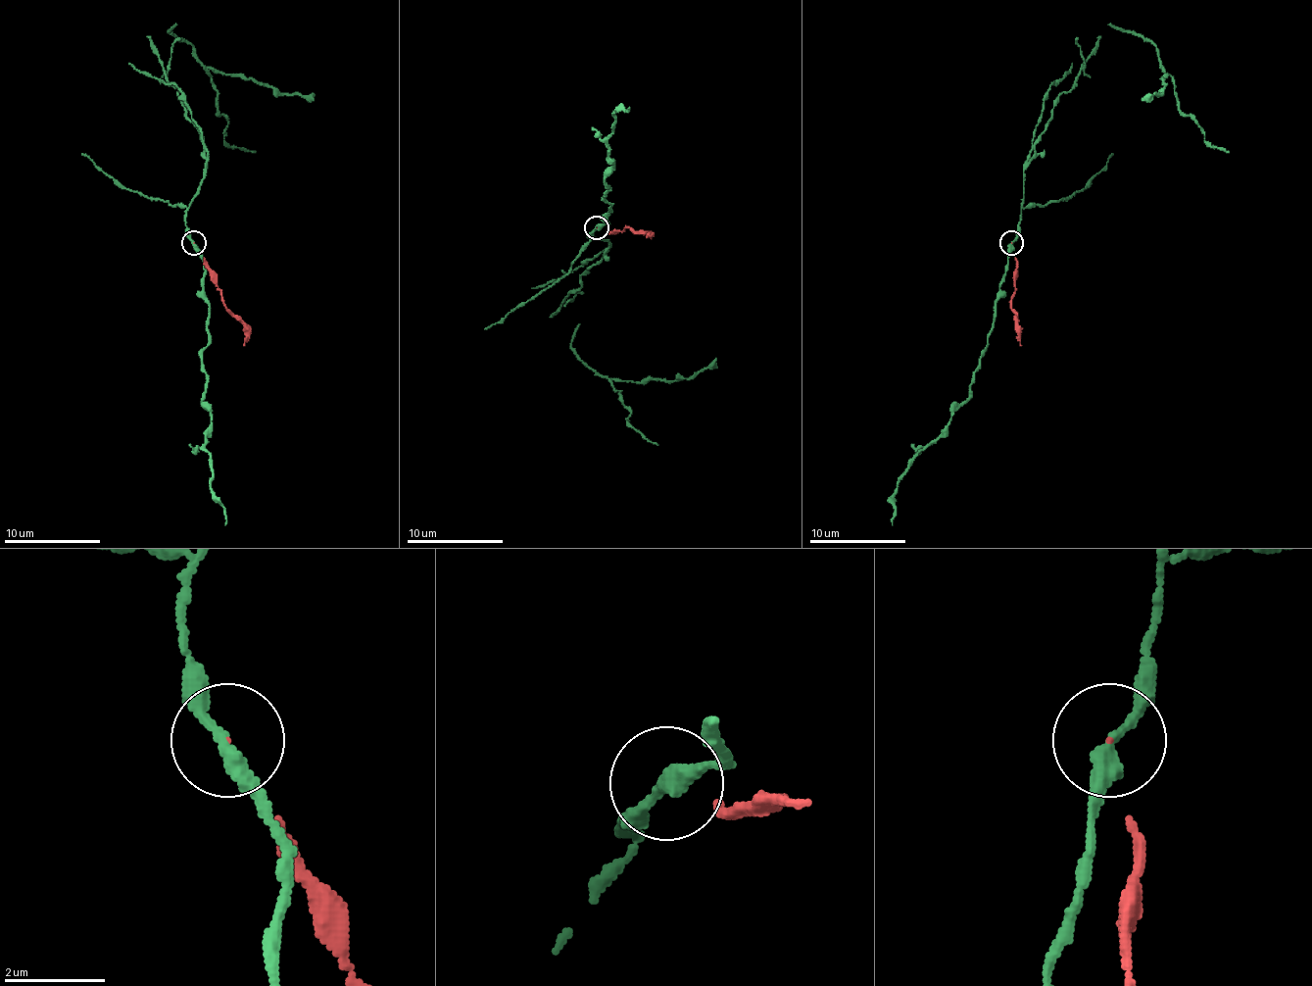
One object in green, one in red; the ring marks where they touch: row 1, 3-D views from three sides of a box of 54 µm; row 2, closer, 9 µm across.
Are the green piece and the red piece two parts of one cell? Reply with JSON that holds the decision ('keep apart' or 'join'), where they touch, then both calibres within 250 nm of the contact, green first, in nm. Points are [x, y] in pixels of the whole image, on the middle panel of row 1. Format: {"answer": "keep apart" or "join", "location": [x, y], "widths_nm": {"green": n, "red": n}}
{"answer": "keep apart", "location": [597, 227], "widths_nm": {"green": 300, "red": 20}}

